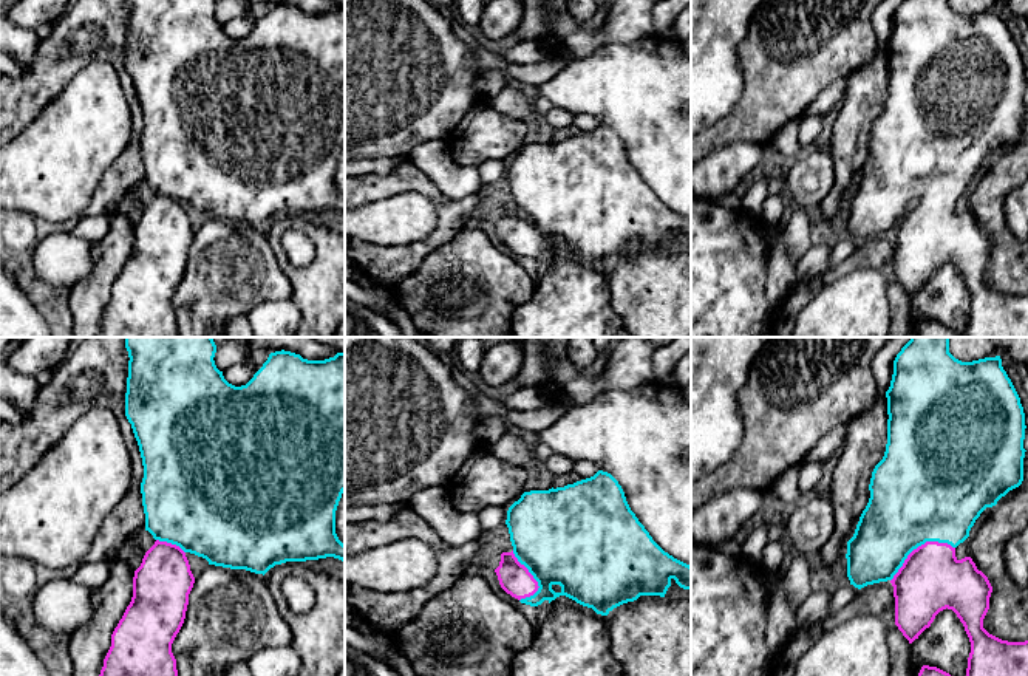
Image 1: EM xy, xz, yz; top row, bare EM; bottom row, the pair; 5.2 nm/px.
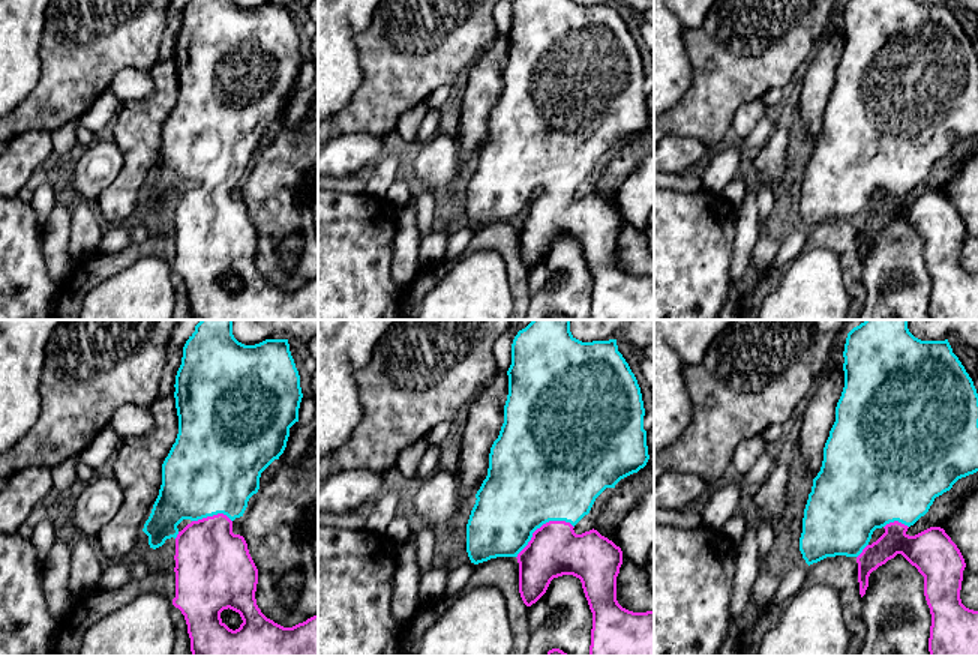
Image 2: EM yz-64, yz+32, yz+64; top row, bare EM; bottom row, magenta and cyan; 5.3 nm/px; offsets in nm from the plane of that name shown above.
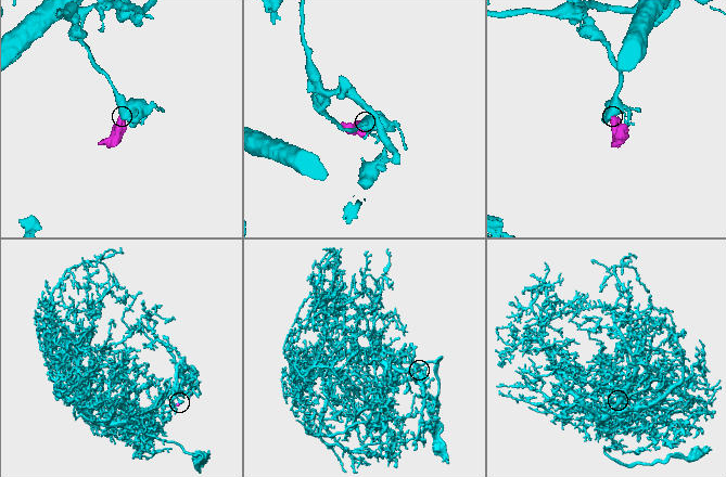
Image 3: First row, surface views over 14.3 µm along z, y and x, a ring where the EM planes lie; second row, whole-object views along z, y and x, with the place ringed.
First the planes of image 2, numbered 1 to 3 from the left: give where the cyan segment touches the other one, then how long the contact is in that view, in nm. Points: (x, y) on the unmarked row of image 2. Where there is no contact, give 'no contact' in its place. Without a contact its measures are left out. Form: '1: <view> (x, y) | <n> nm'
1: yz-64 (213, 179) | 220 nm
2: yz+32 (542, 189) | 360 nm
3: yz+64 (896, 185) | 140 nm

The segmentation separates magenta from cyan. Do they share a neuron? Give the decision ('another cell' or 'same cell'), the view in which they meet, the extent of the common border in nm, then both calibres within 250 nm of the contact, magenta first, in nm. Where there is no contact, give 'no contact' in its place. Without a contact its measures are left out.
same cell | yz | 380 nm | 340/460 nm

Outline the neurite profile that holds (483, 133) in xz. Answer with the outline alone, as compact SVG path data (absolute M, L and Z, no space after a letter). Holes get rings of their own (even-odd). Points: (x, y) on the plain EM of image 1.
M476 102L444 141L461 167L476 169L490 159L509 162L524 147L526 135L527 124L502 116L490 104Z

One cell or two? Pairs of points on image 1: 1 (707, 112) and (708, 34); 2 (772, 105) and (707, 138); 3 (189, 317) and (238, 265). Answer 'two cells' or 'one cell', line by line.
1: one cell
2: one cell
3: one cell

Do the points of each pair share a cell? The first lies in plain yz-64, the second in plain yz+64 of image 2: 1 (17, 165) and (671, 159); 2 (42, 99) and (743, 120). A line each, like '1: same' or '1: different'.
1: same
2: different

